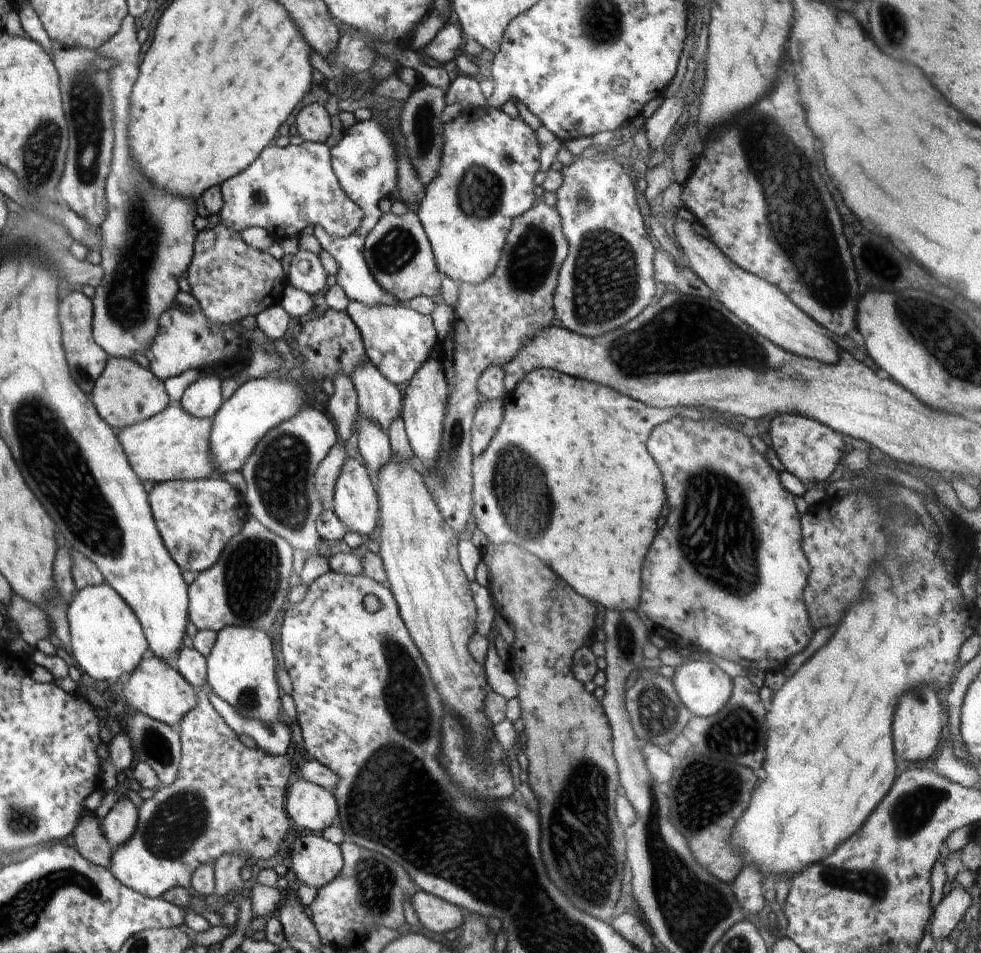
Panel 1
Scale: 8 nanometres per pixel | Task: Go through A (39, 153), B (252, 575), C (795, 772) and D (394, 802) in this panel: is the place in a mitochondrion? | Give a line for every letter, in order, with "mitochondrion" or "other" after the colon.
A: mitochondrion
B: mitochondrion
C: other
D: mitochondrion

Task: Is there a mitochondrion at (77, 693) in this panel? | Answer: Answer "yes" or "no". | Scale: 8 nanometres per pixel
no

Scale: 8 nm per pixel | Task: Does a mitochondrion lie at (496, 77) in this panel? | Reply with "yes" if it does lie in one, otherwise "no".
no

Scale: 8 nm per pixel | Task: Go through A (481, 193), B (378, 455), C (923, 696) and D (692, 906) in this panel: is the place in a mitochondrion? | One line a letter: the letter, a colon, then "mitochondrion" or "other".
A: mitochondrion
B: other
C: mitochondrion
D: mitochondrion

